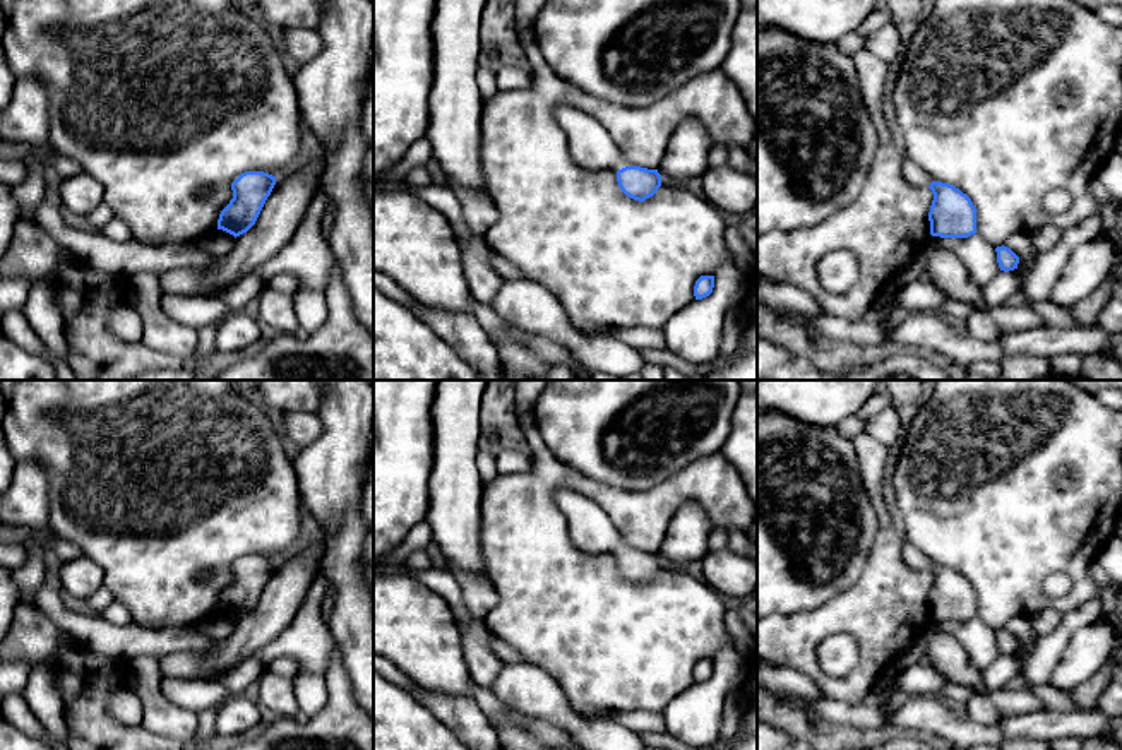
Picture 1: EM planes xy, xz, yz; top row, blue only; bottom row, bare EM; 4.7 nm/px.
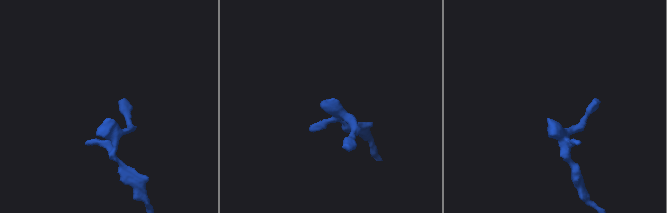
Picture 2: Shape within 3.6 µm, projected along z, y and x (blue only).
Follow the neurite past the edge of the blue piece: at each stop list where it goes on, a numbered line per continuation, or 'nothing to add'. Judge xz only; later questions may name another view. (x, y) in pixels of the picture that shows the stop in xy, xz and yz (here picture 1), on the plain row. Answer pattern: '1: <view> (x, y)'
1: xz (591, 529)

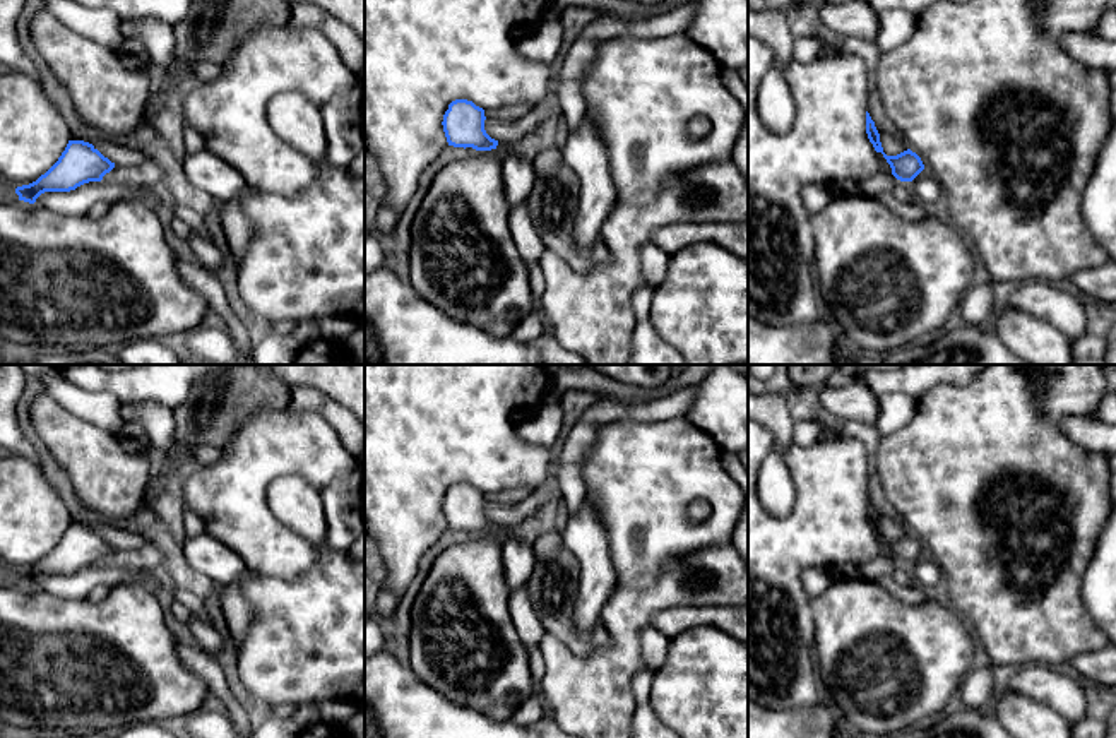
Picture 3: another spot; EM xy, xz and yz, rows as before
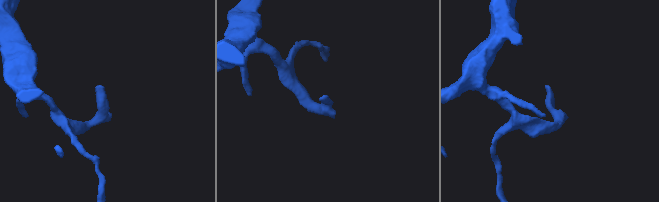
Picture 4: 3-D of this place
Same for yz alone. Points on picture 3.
nothing to add

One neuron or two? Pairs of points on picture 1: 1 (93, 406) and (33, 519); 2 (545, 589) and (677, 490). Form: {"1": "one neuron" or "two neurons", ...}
{"1": "two neurons", "2": "one neuron"}

